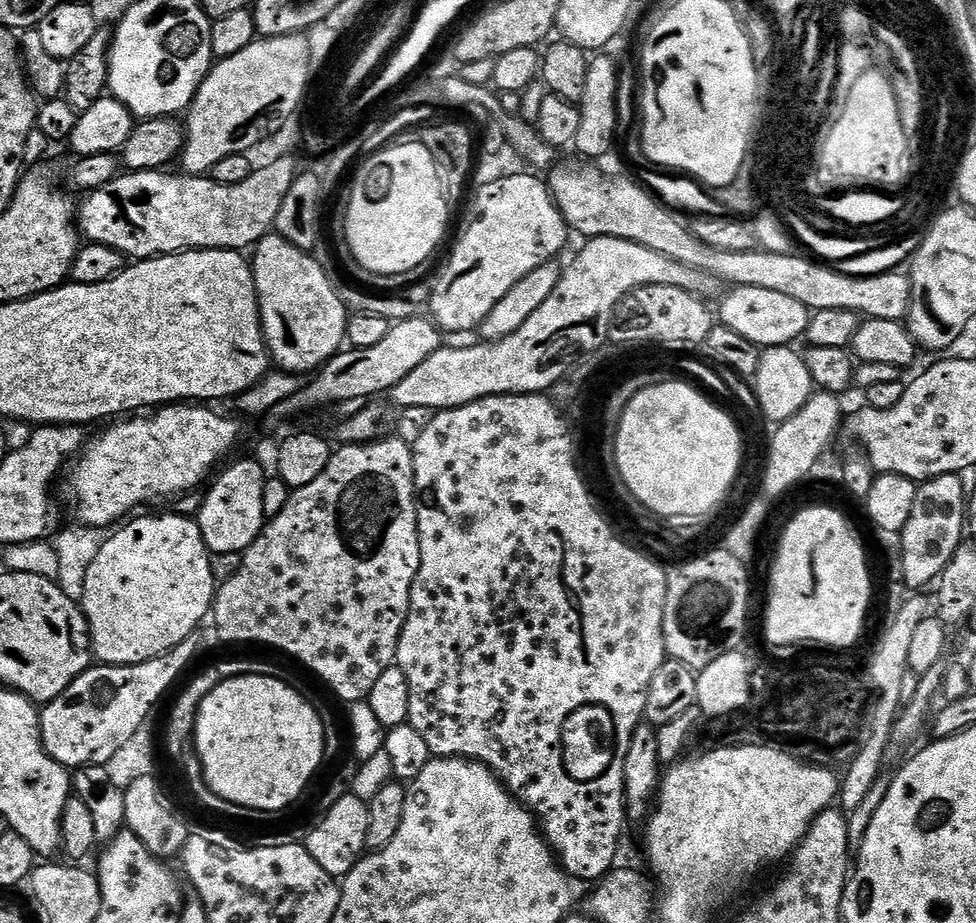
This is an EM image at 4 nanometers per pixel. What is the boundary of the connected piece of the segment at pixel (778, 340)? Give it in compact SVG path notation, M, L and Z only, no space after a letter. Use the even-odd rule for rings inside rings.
M752 284L734 287L732 293L718 304L718 312L723 325L751 341L753 345L788 346L810 328L809 305L803 299L782 290L756 288Z

